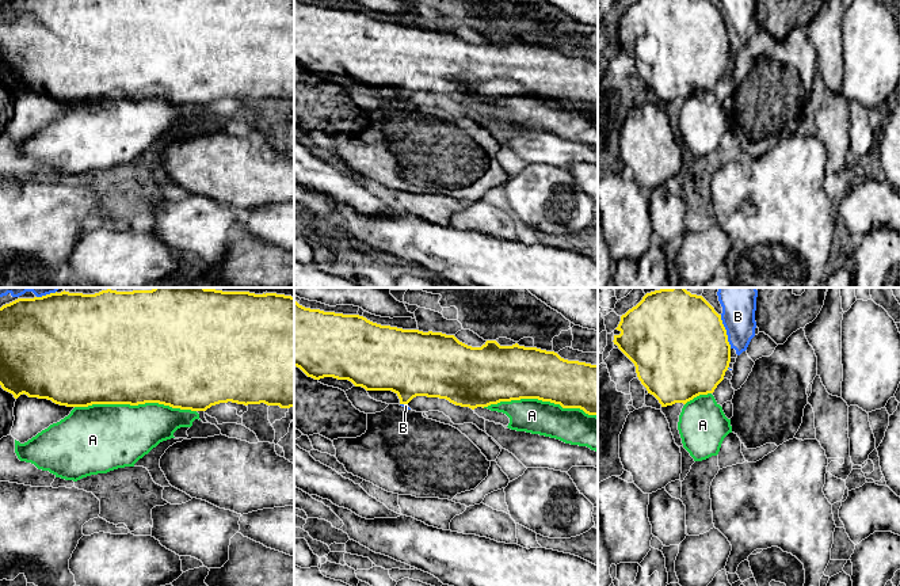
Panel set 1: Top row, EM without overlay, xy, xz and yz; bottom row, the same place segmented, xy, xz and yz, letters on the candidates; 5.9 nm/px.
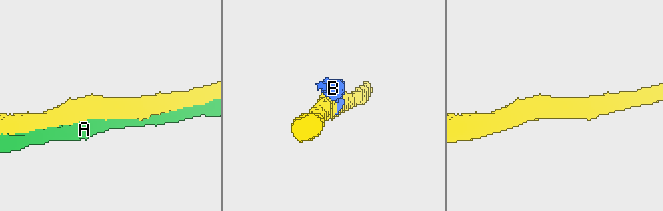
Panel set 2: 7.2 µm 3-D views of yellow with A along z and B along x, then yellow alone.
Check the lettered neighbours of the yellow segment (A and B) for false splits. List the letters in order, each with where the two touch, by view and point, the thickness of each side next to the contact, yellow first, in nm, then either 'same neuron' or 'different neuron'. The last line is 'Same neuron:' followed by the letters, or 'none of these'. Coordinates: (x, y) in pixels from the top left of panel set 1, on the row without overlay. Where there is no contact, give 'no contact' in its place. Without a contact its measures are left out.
A: xy (136, 101) | 500/380 nm | same neuron
B: yz (725, 27) | 500/190 nm | different neuron
Same neuron: A

